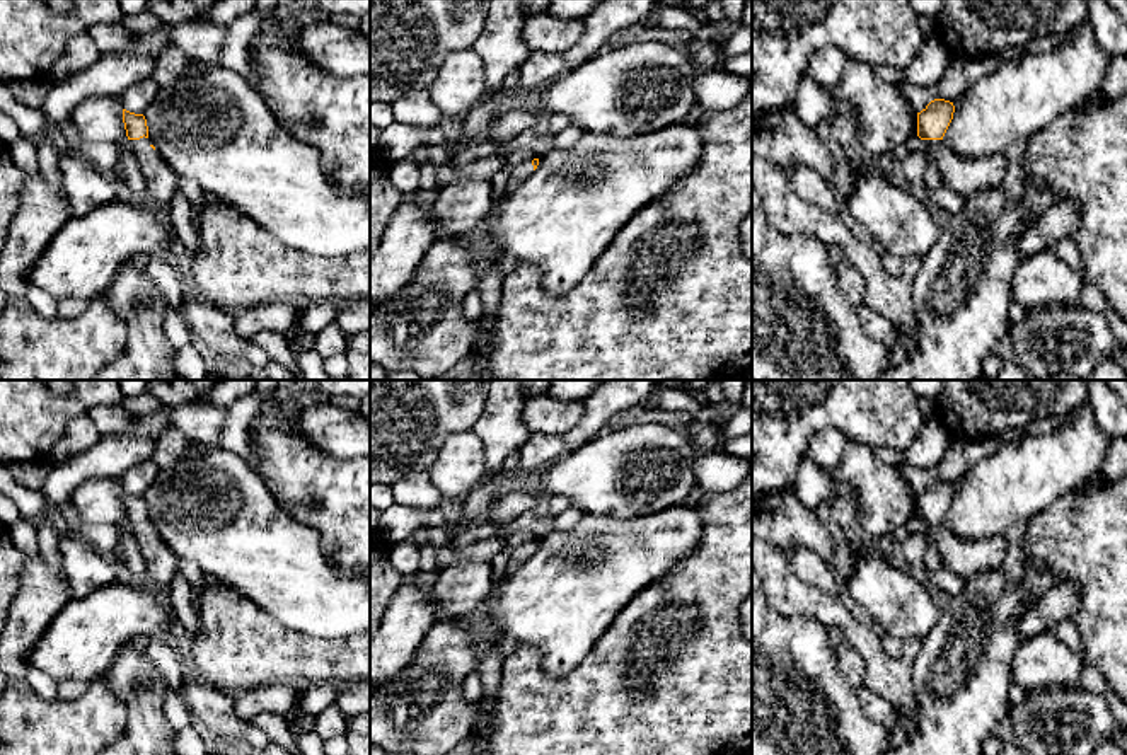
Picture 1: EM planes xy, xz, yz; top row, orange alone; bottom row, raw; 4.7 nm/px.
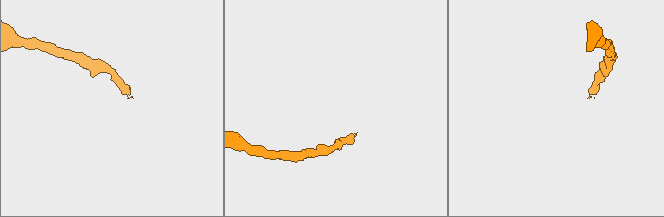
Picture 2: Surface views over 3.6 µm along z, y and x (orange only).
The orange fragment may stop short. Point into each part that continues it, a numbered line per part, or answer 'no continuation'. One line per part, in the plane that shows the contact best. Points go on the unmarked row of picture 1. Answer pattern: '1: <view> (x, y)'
1: xy (162, 564)

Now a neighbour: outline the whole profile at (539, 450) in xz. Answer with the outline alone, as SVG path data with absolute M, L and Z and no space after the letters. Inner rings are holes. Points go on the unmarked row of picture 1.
M532 435L530 440L518 452L518 464L513 470L505 470L503 475L511 472L523 472L542 469L559 458L564 453L564 438L563 436L549 436L549 435Z

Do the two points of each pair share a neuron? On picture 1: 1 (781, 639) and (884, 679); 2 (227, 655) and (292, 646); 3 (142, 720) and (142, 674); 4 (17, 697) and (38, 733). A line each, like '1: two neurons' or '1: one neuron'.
1: two neurons
2: one neuron
3: one neuron
4: one neuron

